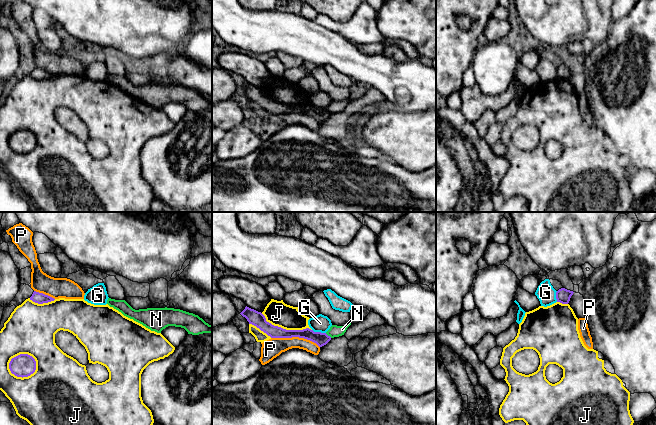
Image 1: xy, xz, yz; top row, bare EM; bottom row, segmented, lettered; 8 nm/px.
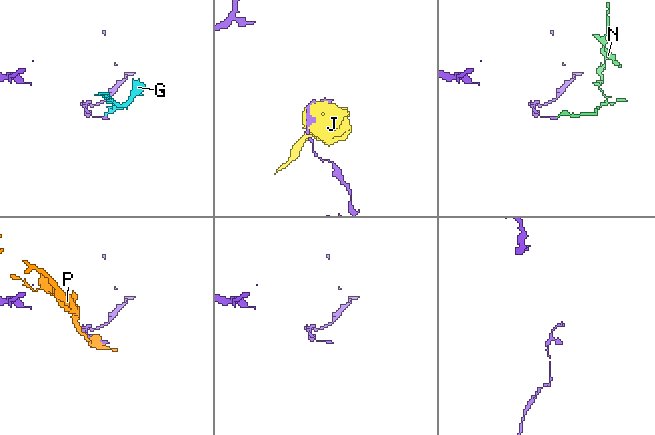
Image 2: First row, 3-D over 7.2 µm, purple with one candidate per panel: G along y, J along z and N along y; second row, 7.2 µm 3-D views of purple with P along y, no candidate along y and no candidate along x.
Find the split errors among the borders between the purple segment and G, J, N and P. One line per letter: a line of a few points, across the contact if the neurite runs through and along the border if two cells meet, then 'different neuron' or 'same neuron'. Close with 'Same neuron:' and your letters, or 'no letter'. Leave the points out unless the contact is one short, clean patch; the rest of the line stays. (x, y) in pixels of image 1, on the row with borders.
G: line xz (312, 329), (325, 333); different neuron
J: different neuron
N: line xz (325, 333), (331, 337); different neuron
P: different neuron
Same neuron: no letter

